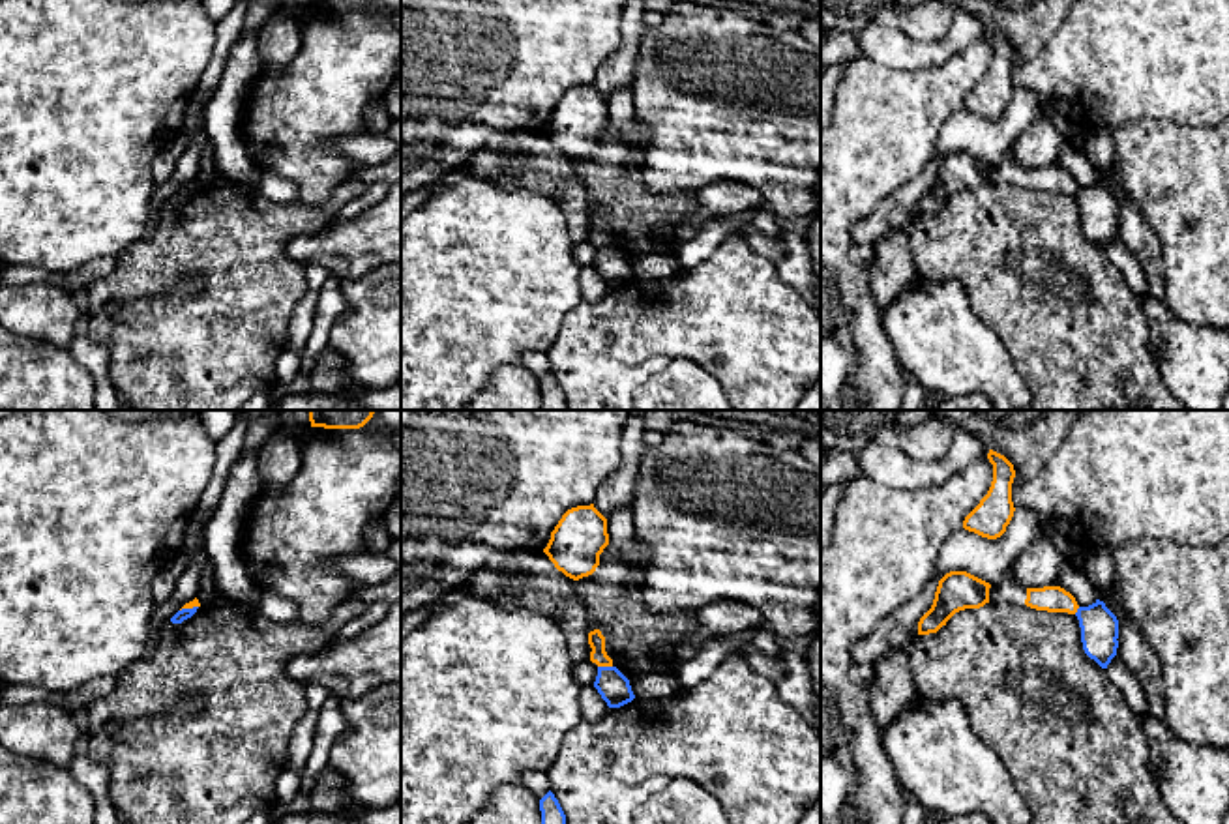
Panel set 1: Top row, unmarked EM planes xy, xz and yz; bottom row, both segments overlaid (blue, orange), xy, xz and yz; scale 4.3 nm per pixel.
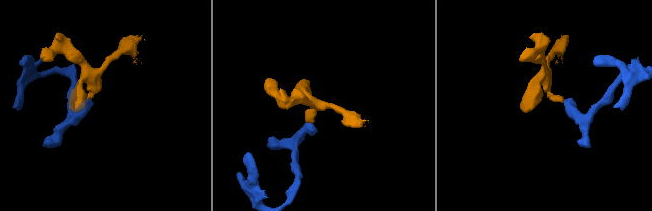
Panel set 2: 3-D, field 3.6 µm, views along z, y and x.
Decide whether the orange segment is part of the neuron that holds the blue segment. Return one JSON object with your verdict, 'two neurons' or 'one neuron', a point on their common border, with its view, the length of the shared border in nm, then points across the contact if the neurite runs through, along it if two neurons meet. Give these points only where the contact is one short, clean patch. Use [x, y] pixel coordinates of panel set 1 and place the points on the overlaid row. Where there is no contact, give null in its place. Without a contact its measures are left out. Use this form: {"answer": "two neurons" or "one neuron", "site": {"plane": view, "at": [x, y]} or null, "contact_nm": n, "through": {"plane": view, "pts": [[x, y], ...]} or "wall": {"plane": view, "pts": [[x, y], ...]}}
{"answer": "two neurons", "site": {"plane": "xz", "at": [606, 667]}, "contact_nm": 60, "wall": {"plane": "xz", "pts": [[598, 665], [611, 667]]}}

